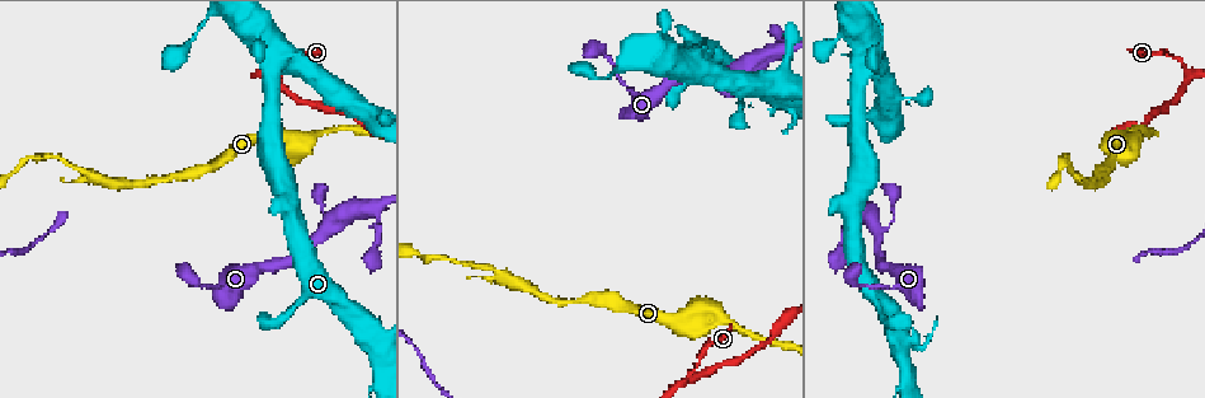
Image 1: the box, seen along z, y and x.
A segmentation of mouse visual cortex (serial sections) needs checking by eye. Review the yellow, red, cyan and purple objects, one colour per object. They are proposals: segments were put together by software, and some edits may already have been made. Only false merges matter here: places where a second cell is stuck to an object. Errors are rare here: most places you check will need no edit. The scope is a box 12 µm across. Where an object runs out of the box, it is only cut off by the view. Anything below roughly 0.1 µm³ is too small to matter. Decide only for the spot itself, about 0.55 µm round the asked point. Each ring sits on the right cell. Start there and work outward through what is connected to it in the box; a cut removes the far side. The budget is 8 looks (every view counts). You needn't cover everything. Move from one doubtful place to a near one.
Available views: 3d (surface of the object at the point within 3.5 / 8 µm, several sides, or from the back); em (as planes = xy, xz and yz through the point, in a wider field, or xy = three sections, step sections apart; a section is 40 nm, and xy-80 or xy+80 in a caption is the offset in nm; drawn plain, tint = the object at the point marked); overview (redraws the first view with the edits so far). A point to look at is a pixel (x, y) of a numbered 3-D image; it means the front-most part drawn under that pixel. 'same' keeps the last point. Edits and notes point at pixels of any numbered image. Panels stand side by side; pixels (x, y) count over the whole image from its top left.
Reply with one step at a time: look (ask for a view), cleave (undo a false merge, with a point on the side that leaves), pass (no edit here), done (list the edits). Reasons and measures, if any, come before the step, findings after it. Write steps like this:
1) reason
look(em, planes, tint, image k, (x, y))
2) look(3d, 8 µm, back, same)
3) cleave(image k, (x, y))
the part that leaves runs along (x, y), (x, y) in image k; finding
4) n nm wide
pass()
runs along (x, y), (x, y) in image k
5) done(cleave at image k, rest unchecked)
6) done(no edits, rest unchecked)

abrupt turn
look(3d, 3.5 µm, image 1, (709, 308))

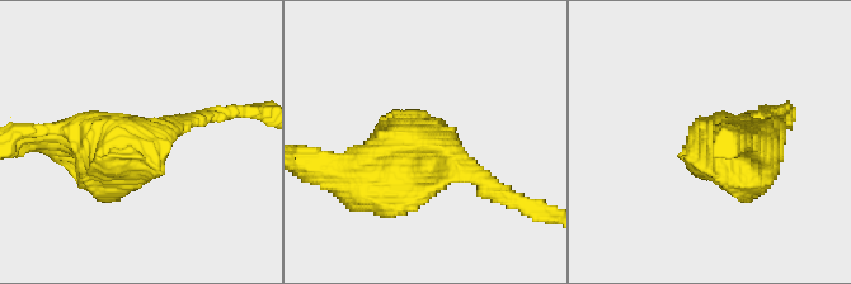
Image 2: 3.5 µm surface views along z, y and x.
look(em, xy, step 5, tint, image 2, (137, 150))

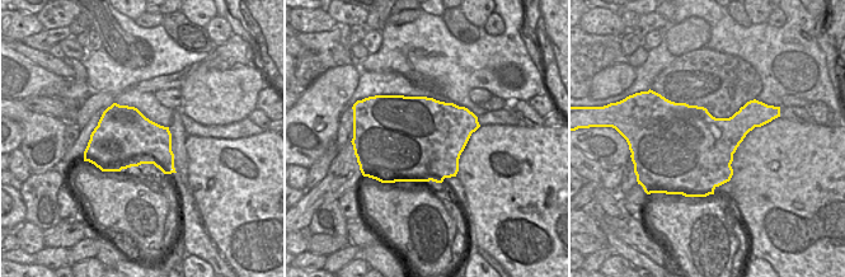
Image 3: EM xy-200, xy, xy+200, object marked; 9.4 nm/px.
pass()
runs along (61, 136), (140, 148), (202, 117) in image 2; one cell here

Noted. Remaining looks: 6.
branch point
look(3d, 3.5 µm, image 1, (683, 383))

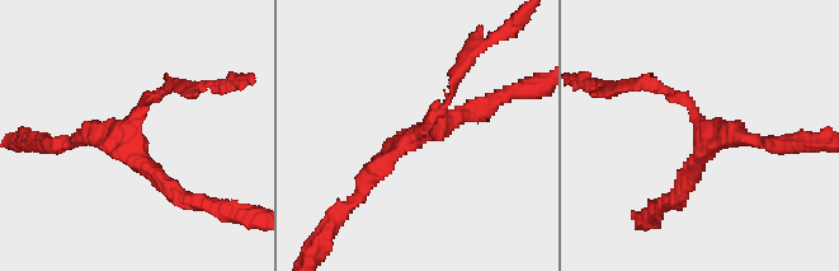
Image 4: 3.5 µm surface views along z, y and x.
need the tissue
look(em, xy, step 5, tint, image 4, (707, 131))

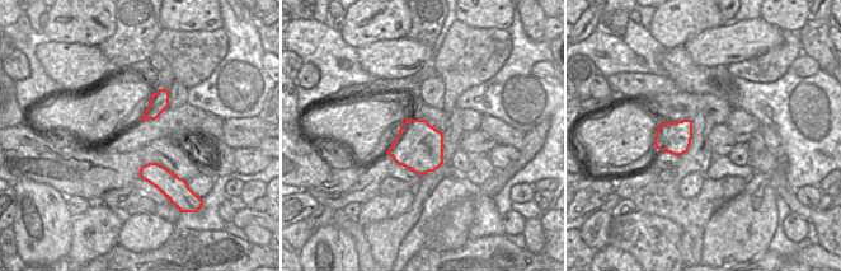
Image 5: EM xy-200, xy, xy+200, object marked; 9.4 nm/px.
pass()
runs along (653, 88), (684, 99), (705, 131), (682, 194) in image 4; all the same cell

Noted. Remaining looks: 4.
a fork
look(3d, 3.5 µm, image 1, (879, 232))

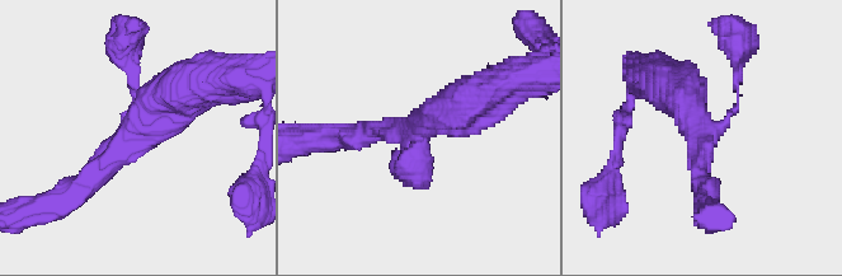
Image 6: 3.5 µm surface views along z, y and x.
look(em, xy, step 2, tint, image 6, (699, 135))

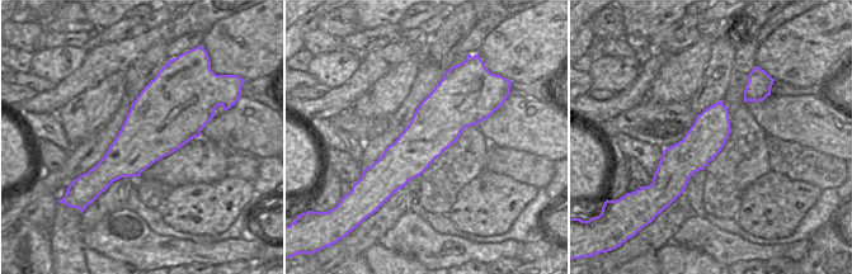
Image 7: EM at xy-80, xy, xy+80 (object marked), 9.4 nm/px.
pass()
all the same cell

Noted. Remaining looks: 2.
branch point
look(3d, 3.5 µm, image 1, (374, 211))

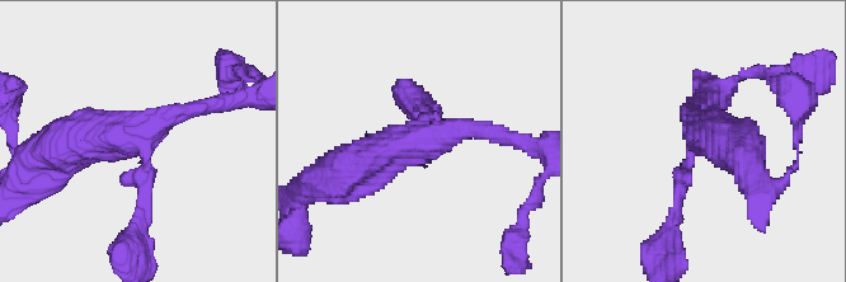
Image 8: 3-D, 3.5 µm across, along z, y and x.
3 arms; arms of 150, 250, 500 nm
look(em, xy, step 1, tint, image 8, (136, 140))

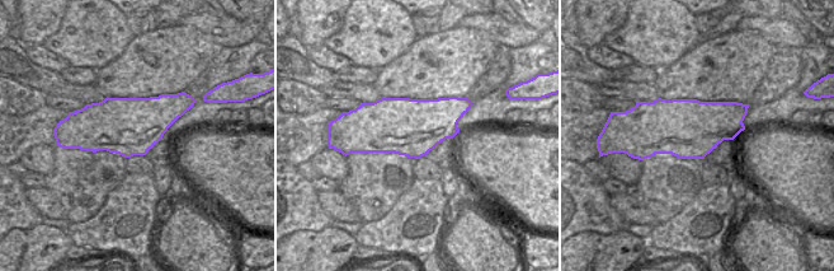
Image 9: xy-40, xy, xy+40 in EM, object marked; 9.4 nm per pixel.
pass()
runs along (60, 147), (142, 144), (142, 221) in image 8; continuous, no second cell

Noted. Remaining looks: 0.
done(no edits, rest unchecked)

